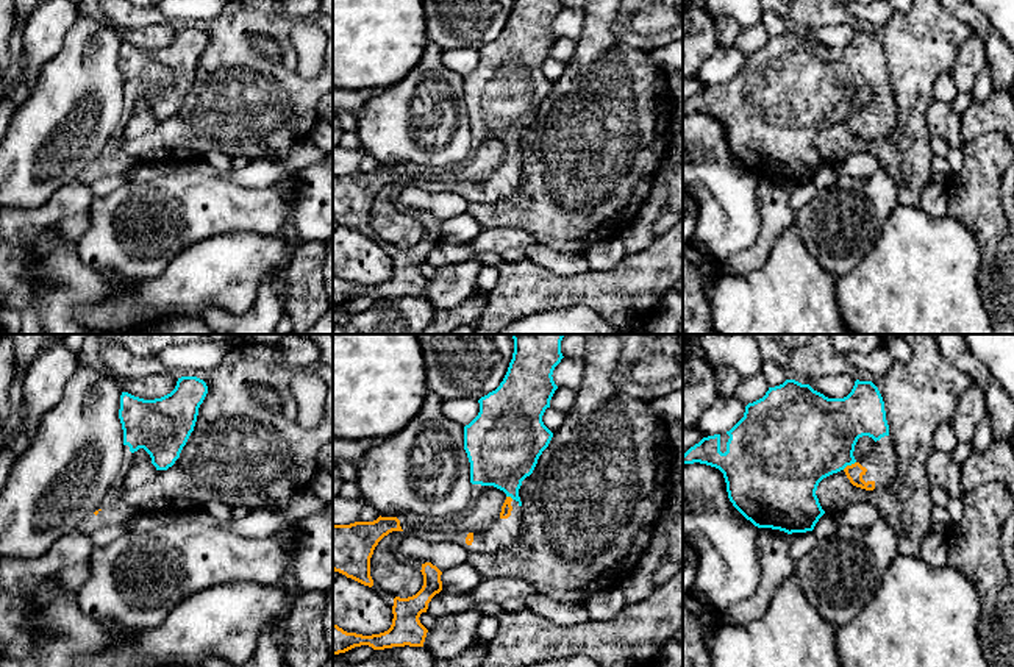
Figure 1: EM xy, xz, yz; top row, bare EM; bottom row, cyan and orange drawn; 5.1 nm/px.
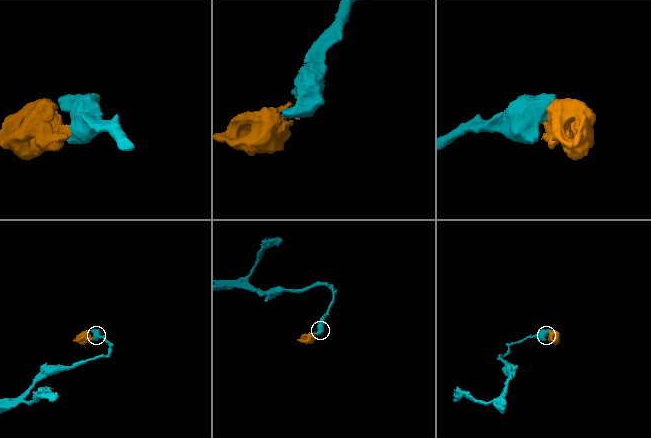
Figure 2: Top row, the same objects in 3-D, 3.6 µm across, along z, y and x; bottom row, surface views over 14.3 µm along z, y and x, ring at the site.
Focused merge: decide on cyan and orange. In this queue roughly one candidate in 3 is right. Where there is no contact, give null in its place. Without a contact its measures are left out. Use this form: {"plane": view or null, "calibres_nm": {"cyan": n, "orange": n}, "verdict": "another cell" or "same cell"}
{"plane": "yz", "calibres_nm": {"cyan": 440, "orange": 90}, "verdict": "same cell"}

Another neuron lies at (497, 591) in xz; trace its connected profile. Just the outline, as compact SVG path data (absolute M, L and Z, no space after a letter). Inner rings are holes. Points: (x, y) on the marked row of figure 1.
M484 578L473 590L469 592L475 605L502 605L506 600L522 600L525 603L534 594L536 589L519 578Z

